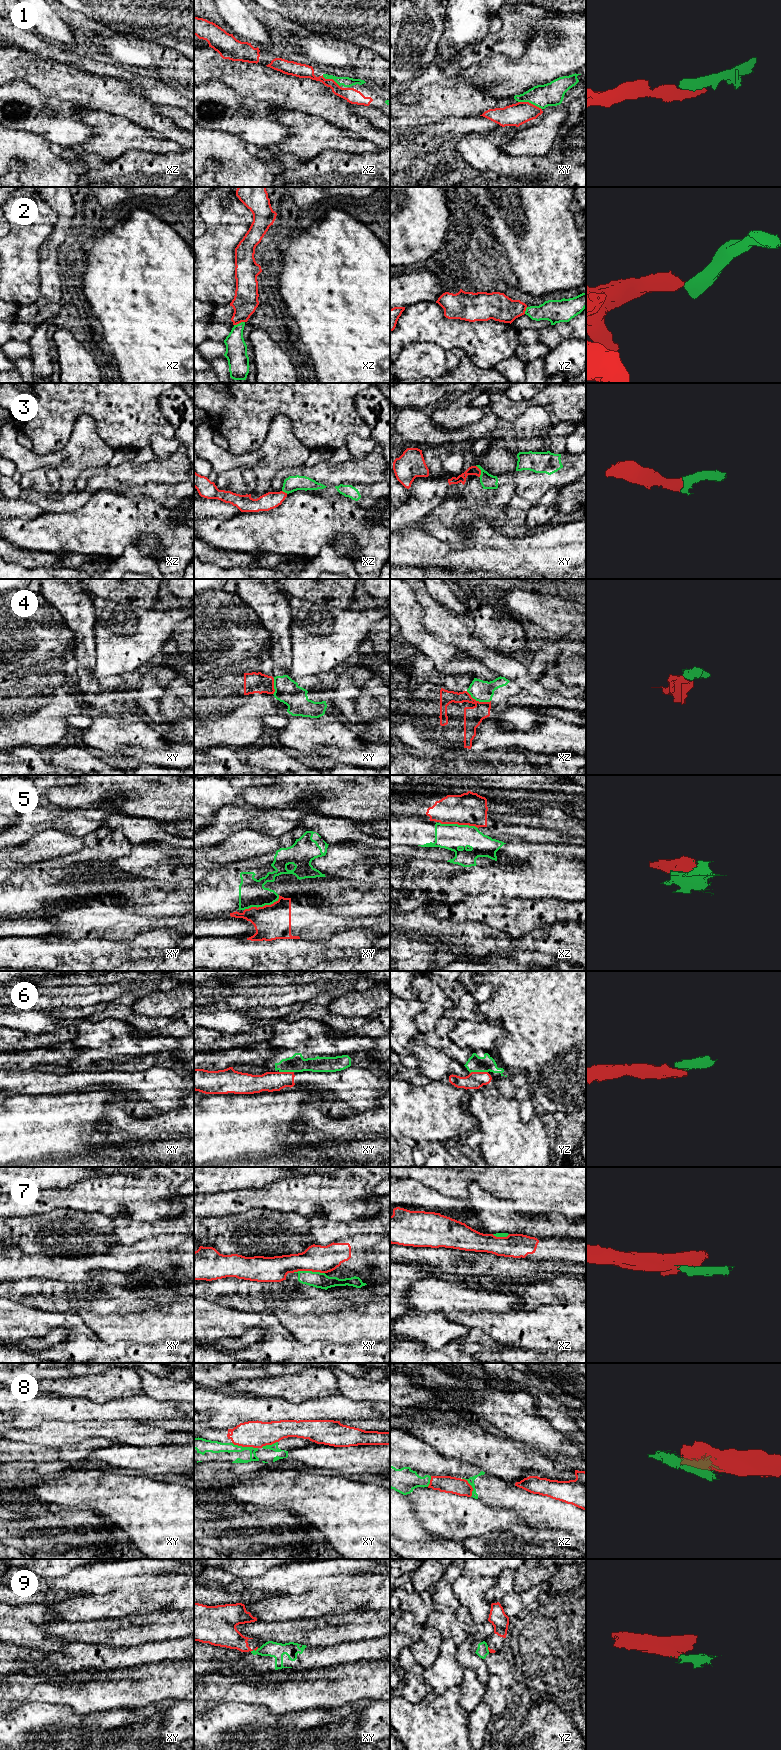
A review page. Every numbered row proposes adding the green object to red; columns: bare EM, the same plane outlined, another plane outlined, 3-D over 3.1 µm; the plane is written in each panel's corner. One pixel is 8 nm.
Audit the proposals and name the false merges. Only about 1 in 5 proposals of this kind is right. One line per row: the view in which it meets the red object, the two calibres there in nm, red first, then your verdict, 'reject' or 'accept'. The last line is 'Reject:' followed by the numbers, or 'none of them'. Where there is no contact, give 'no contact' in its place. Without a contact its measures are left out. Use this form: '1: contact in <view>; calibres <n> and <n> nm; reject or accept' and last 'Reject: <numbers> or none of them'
1: contact in xy; calibres 180 and 190 nm; accept
2: contact in xz; calibres 200 and 180 nm; reject
3: contact in xy; calibres 80 and 120 nm; accept
4: contact in xz; calibres 160 and 170 nm; reject
5: contact in xy; calibres 280 and 220 nm; reject
6: contact in yz; calibres 140 and 130 nm; reject
7: contact in xy; calibres 220 and 130 nm; reject
8: contact in xy; calibres 220 and 100 nm; reject
9: contact in xy; calibres 20 and 130 nm; reject
Reject: 2, 4, 5, 6, 7, 8, 9

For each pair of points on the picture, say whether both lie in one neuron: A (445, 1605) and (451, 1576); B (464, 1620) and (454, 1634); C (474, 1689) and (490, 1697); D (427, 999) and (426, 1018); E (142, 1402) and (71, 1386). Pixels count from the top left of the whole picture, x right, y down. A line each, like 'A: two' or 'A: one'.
A: one
B: two
C: two
D: one
E: two

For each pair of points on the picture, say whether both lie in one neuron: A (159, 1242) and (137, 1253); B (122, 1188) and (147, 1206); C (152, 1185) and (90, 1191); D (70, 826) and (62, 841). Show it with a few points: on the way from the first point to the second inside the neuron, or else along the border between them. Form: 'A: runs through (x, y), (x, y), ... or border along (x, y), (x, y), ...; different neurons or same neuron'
A: runs through (154, 1247), (149, 1252), (142, 1253); same neuron
B: runs through (128, 1192), (133, 1192), (141, 1200); same neuron
C: runs through (137, 1191), (105, 1191); same neuron
D: border along (44, 829), (57, 829), (79, 836), (91, 833); different neurons

